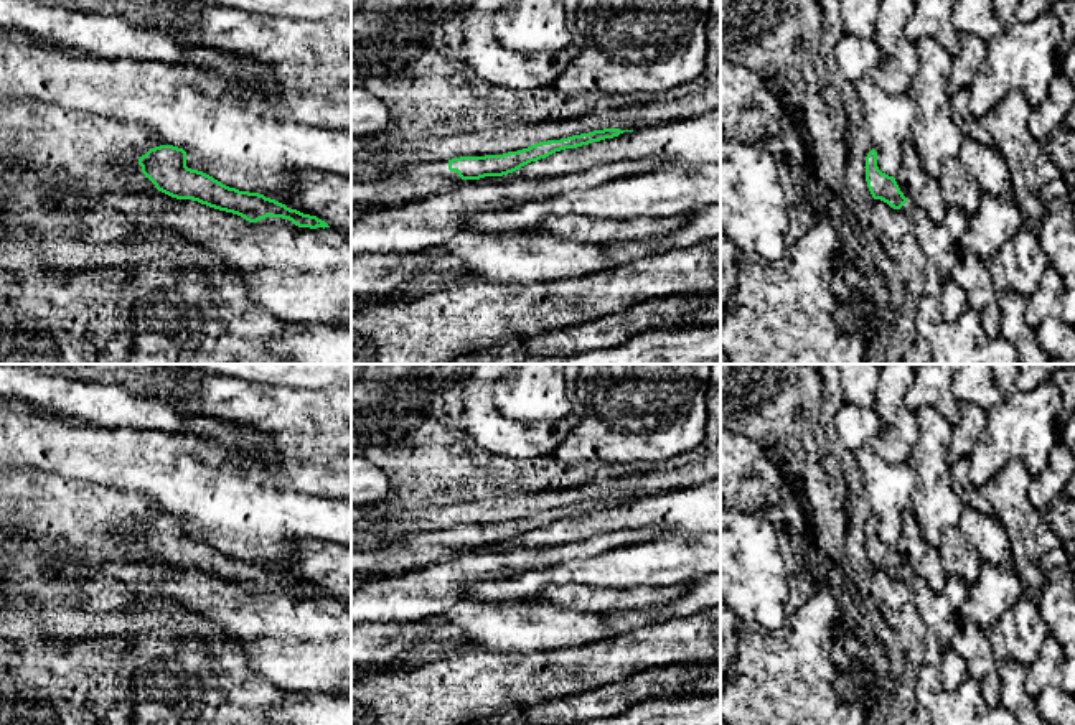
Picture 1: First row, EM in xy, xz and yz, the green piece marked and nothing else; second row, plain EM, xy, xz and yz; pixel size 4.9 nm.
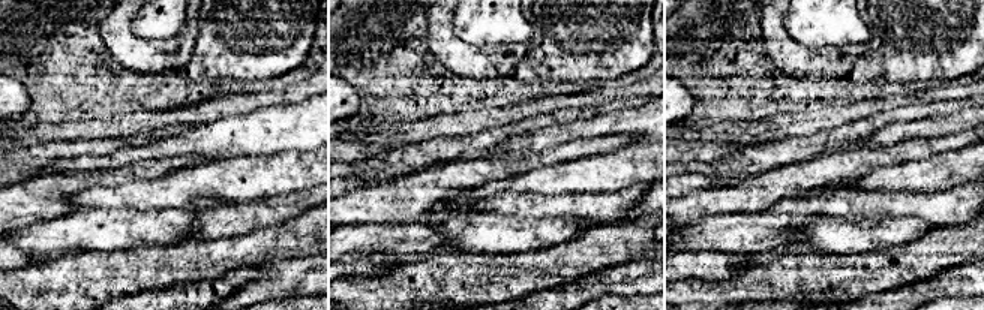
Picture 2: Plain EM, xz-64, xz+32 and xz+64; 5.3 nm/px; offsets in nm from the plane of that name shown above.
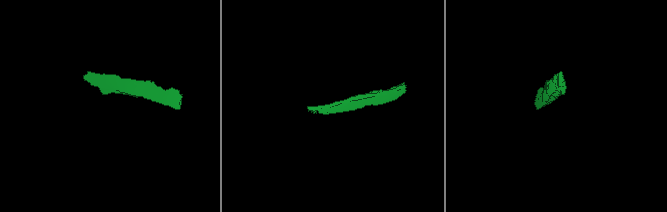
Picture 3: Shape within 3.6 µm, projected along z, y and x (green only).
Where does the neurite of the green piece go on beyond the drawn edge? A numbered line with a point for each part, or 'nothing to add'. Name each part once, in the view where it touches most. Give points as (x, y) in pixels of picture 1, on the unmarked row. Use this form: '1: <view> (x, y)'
1: xz (416, 551)

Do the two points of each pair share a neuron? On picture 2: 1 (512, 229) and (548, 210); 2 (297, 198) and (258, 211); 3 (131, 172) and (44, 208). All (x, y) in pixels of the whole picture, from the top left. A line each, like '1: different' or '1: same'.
1: different
2: same
3: same

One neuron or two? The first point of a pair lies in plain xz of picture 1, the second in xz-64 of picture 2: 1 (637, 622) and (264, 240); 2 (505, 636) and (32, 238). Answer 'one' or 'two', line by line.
1: two
2: one

